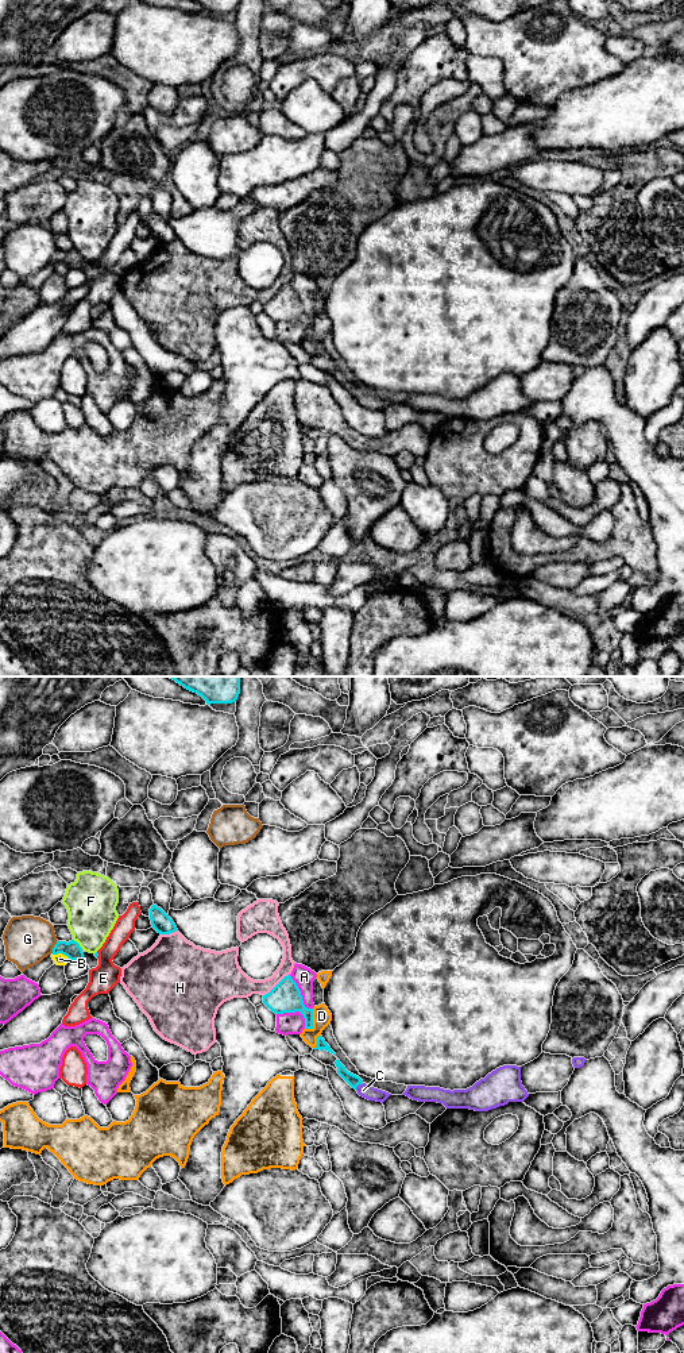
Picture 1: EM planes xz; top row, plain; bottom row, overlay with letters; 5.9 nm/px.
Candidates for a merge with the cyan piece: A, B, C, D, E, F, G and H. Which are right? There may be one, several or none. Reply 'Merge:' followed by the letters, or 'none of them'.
Merge: none of them

